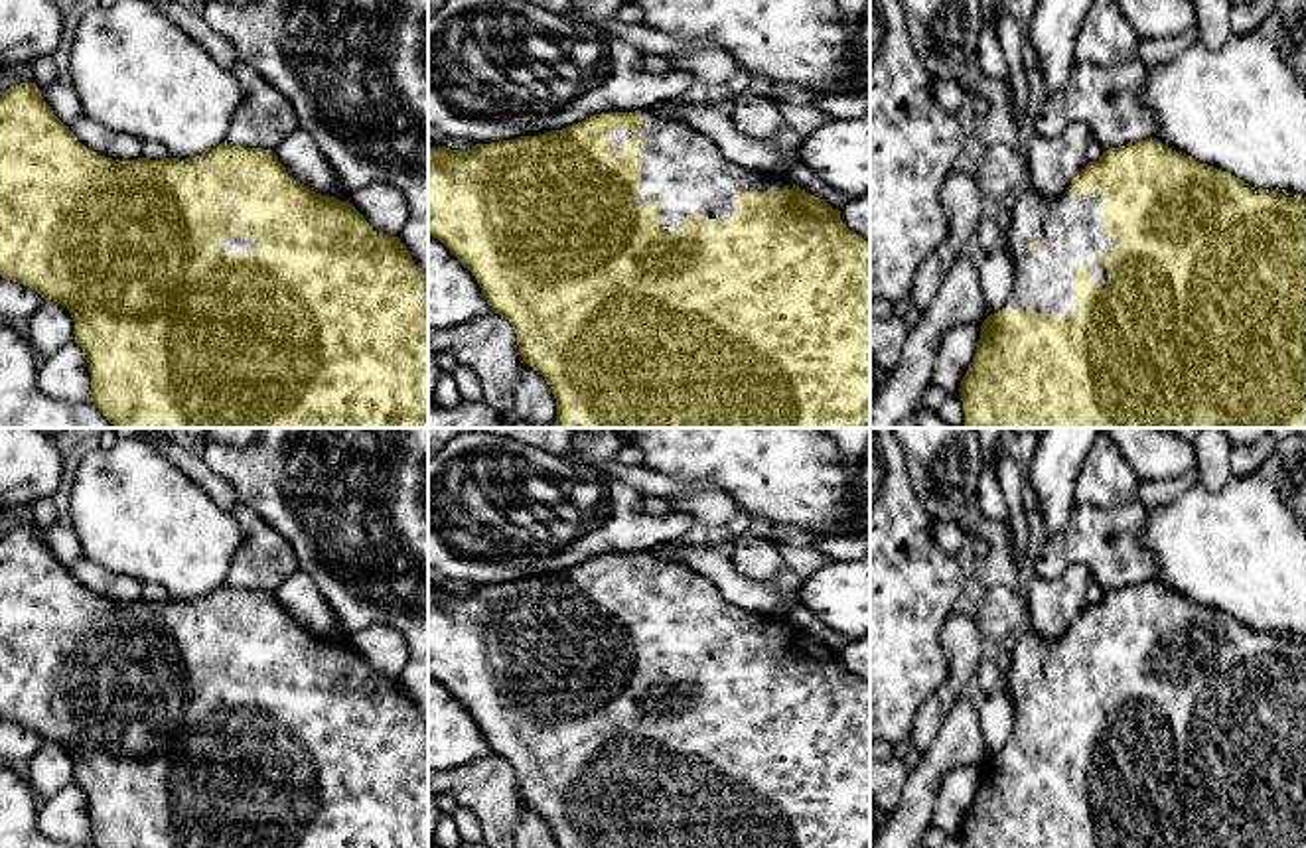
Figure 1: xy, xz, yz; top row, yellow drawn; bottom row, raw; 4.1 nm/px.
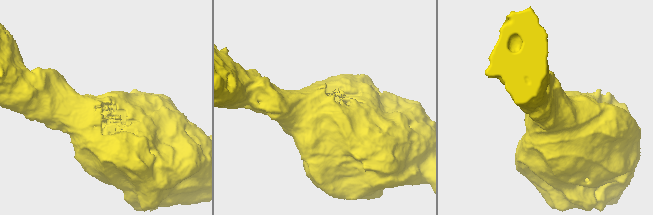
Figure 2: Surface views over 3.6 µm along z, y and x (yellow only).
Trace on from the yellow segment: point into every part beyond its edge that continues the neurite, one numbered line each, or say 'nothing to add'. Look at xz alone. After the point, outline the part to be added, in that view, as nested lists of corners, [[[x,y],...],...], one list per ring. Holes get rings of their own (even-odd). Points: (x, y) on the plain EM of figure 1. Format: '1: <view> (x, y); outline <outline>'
1: xz (681, 610); outline [[[655,550],[641,552],[639,582],[641,625],[637,629],[637,643],[641,651],[645,651],[649,639],[659,643],[661,669],[665,672],[687,672],[683,663],[690,655],[706,661],[734,661],[738,633],[783,633],[795,627],[783,617],[740,609],[708,578],[685,564],[661,558]]]

